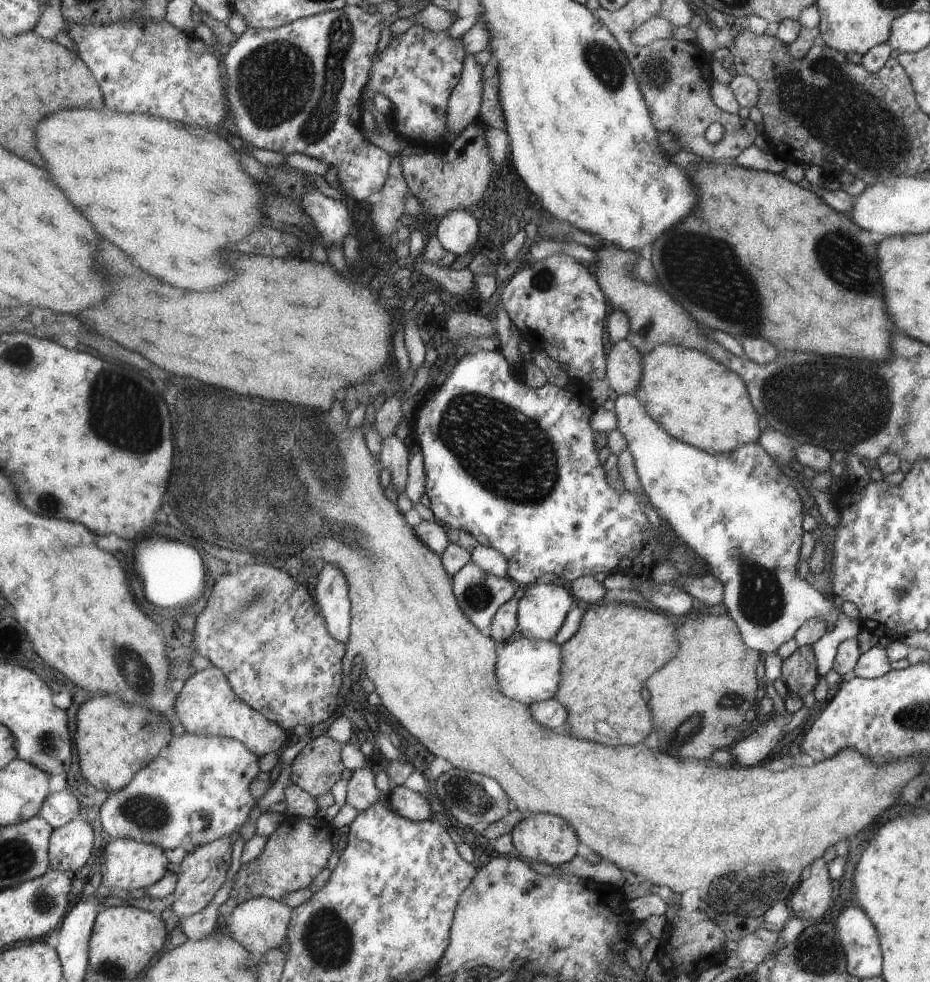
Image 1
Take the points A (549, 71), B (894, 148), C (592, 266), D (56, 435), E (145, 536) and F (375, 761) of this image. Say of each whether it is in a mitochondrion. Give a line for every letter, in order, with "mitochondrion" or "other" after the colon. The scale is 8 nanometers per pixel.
A: other
B: mitochondrion
C: other
D: other
E: other
F: other

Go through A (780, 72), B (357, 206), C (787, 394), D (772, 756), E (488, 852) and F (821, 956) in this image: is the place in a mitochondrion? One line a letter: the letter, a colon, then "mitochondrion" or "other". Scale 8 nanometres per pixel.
A: mitochondrion
B: other
C: mitochondrion
D: other
E: other
F: mitochondrion

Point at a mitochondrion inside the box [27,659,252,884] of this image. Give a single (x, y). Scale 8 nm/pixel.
(146, 813)

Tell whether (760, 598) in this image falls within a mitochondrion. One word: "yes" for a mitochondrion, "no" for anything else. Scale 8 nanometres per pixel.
yes

